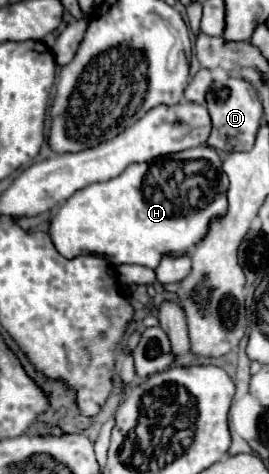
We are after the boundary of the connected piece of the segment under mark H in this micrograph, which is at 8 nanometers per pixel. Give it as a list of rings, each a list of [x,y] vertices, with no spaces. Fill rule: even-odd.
[[[210,145],[186,149],[186,161],[168,155],[168,157],[158,157],[150,163],[134,163],[126,167],[122,175],[110,181],[92,183],[76,191],[62,207],[58,207],[58,211],[54,211],[50,237],[56,249],[64,257],[92,253],[92,255],[106,257],[112,265],[136,263],[136,265],[156,269],[162,257],[188,253],[194,245],[198,245],[206,237],[210,229],[210,221],[226,215],[228,187],[220,185],[220,169],[222,169],[222,157],[220,153],[210,149]]]

